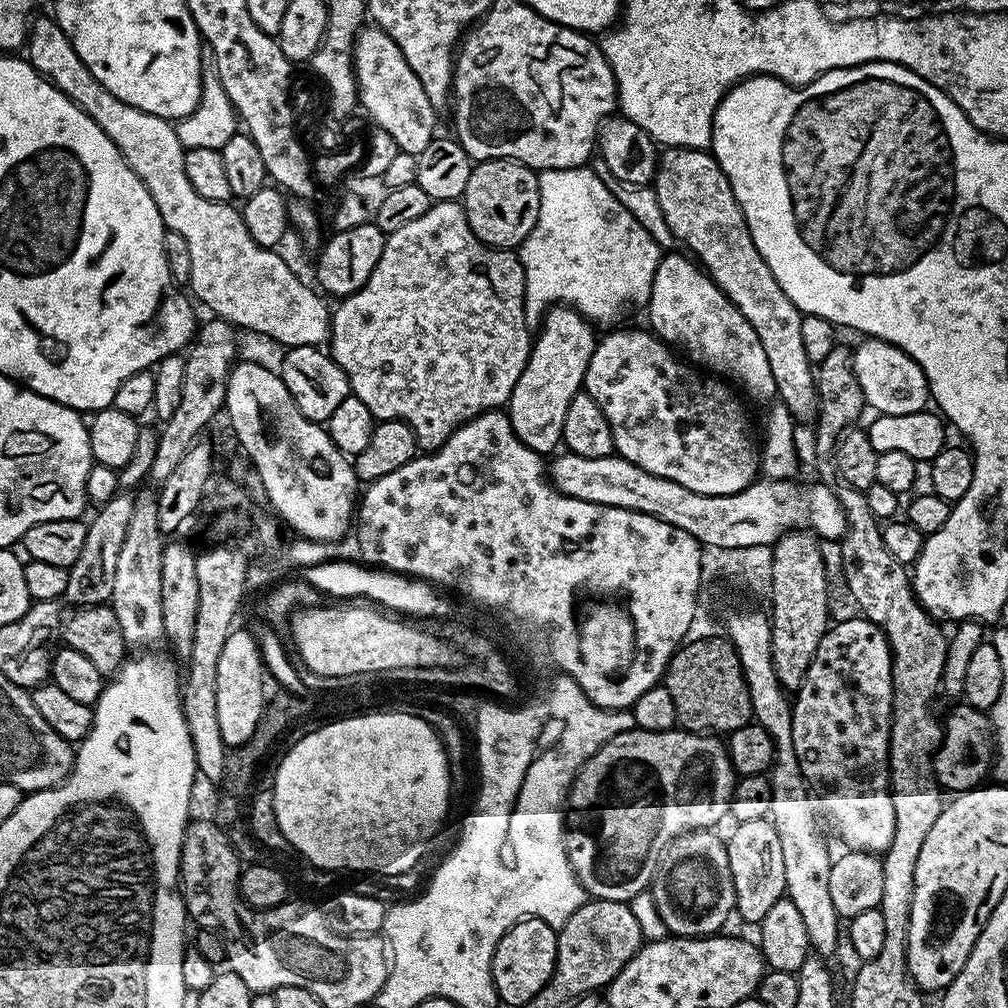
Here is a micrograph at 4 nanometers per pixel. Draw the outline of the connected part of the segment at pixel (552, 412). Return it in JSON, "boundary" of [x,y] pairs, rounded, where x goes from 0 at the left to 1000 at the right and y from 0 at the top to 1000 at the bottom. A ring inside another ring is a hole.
{"boundary":[[[549,304],[540,312],[540,316],[530,333],[528,350],[524,353],[522,363],[510,383],[502,402],[502,412],[508,421],[508,432],[513,433],[530,450],[536,448],[551,449],[558,440],[558,418],[562,416],[562,403],[565,403],[565,395],[576,388],[581,363],[585,359],[585,351],[591,346],[592,330],[587,330],[588,322],[580,317],[574,310],[563,304]]]}

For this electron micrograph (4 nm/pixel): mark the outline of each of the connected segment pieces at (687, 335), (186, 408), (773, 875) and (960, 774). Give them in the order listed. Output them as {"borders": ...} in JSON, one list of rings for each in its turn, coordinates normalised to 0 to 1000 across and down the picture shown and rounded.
{"borders":[[[[656,253],[653,268],[649,268],[647,291],[641,303],[646,328],[664,343],[676,341],[694,349],[696,356],[711,365],[711,370],[719,369],[714,371],[723,378],[731,377],[748,396],[765,398],[770,393],[768,371],[764,371],[764,355],[760,355],[748,323],[736,315],[717,288],[679,254]]],[[[206,315],[206,318],[197,322],[196,328],[182,354],[183,366],[179,369],[179,398],[175,401],[175,406],[167,413],[167,418],[163,421],[163,426],[158,426],[155,438],[157,438],[157,450],[153,450],[153,462],[151,463],[150,475],[155,478],[161,478],[169,474],[169,470],[177,463],[177,458],[181,458],[185,446],[192,442],[195,437],[199,436],[202,424],[213,415],[219,412],[222,405],[222,396],[224,395],[224,383],[226,382],[226,371],[230,367],[230,362],[235,356],[234,353],[234,332],[235,326],[227,321],[225,317],[217,315]]],[[[765,813],[736,813],[720,829],[724,851],[724,871],[730,888],[729,908],[743,913],[746,919],[760,911],[764,899],[780,889],[780,858],[776,855],[776,835],[772,835],[770,820]]],[[[958,696],[952,698],[936,715],[937,733],[929,744],[925,763],[929,765],[929,776],[934,783],[951,788],[967,782],[976,769],[981,769],[986,758],[986,727],[983,713],[973,703],[964,702]]]]}

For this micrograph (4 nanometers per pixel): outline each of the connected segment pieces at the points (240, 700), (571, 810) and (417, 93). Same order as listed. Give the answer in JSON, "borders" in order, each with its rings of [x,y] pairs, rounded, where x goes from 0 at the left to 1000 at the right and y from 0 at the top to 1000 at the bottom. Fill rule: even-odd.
{"borders":[[[[231,625],[224,633],[220,653],[216,653],[216,724],[220,724],[223,739],[233,740],[244,736],[252,728],[252,720],[264,709],[262,702],[262,675],[264,664],[258,652],[258,640],[248,626]]],[[[630,721],[598,738],[575,761],[563,783],[560,838],[565,859],[584,890],[625,895],[647,876],[659,840],[679,825],[705,822],[724,806],[726,753],[717,733],[697,726],[646,726]]],[[[358,28],[349,49],[349,66],[353,72],[356,104],[365,109],[374,126],[387,133],[398,151],[416,154],[432,138],[435,113],[419,81],[403,62],[395,42],[391,42],[391,38],[387,38],[387,34],[378,28]]]]}

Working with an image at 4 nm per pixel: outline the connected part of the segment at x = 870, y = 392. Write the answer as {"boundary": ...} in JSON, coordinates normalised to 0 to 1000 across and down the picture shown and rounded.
{"boundary":[[[857,335],[845,350],[845,370],[858,393],[860,404],[874,413],[907,411],[918,408],[922,400],[921,377],[916,367],[891,343],[880,341],[878,337]]]}

